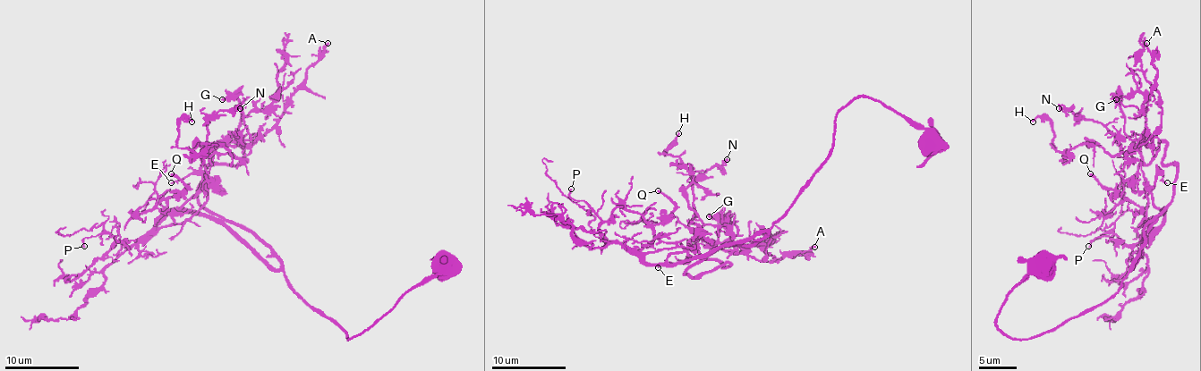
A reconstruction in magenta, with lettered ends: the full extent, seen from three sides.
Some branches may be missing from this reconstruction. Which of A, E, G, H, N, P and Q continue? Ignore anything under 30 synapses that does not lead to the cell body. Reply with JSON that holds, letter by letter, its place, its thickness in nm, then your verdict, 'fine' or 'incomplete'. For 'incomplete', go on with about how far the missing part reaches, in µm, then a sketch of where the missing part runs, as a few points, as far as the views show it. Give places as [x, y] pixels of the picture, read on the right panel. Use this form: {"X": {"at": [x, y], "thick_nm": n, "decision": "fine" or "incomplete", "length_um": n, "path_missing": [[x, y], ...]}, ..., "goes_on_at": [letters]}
{"A": {"at": [1146, 43], "thick_nm": 190, "decision": "fine"}, "E": {"at": [1167, 182], "thick_nm": 160, "decision": "fine"}, "G": {"at": [1116, 99], "thick_nm": 400, "decision": "fine"}, "H": {"at": [1033, 122], "thick_nm": 130, "decision": "fine"}, "N": {"at": [1059, 108], "thick_nm": 170, "decision": "fine"}, "P": {"at": [1088, 246], "thick_nm": 110, "decision": "fine"}, "Q": {"at": [1090, 173], "thick_nm": 200, "decision": "fine"}, "goes_on_at": []}

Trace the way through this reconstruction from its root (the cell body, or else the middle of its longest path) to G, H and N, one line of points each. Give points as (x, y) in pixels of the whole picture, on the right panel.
G: (1040, 265), (997, 315), (1010, 337), (1111, 298), (1162, 213), (1116, 99)
H: (1040, 265), (997, 315), (1010, 337), (1111, 298), (1162, 211), (1137, 151), (1060, 153), (1053, 125), (1033, 122)
N: (1040, 265), (997, 315), (1010, 337), (1053, 332), (1111, 298), (1162, 213), (1138, 153), (1059, 108)

